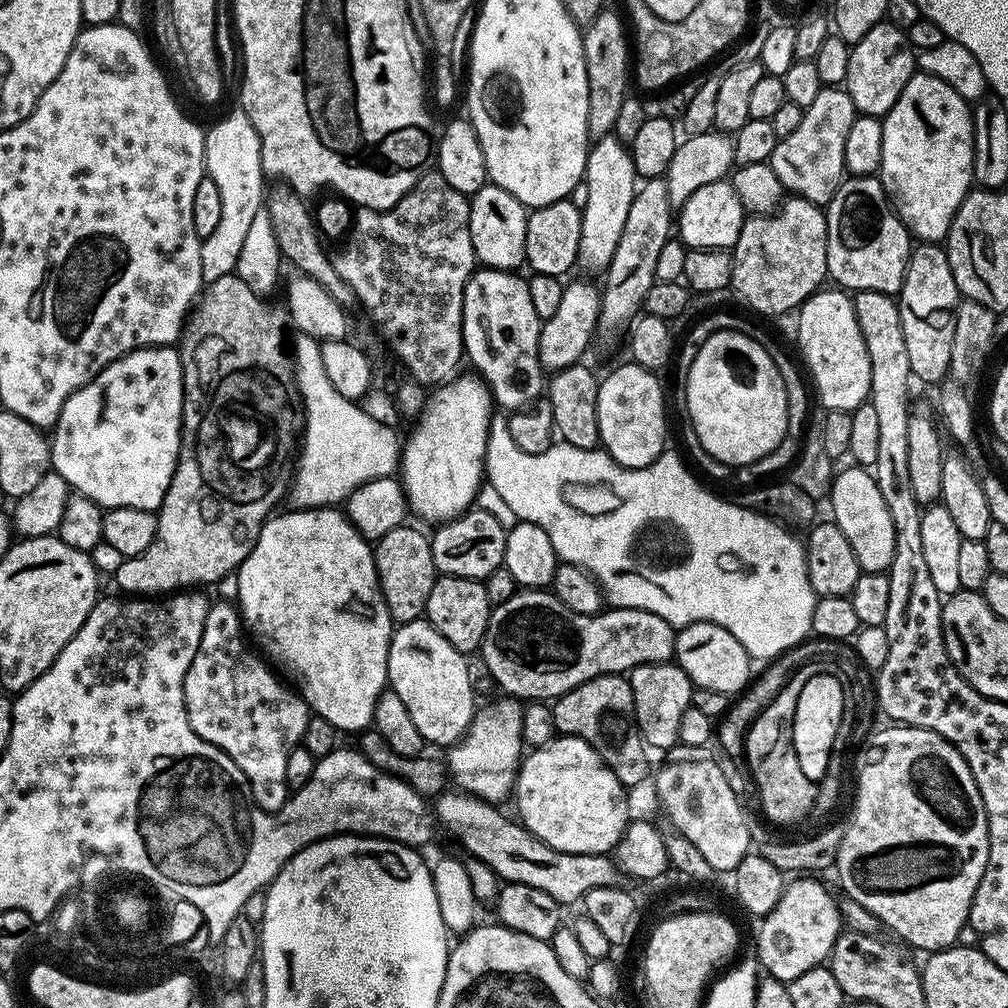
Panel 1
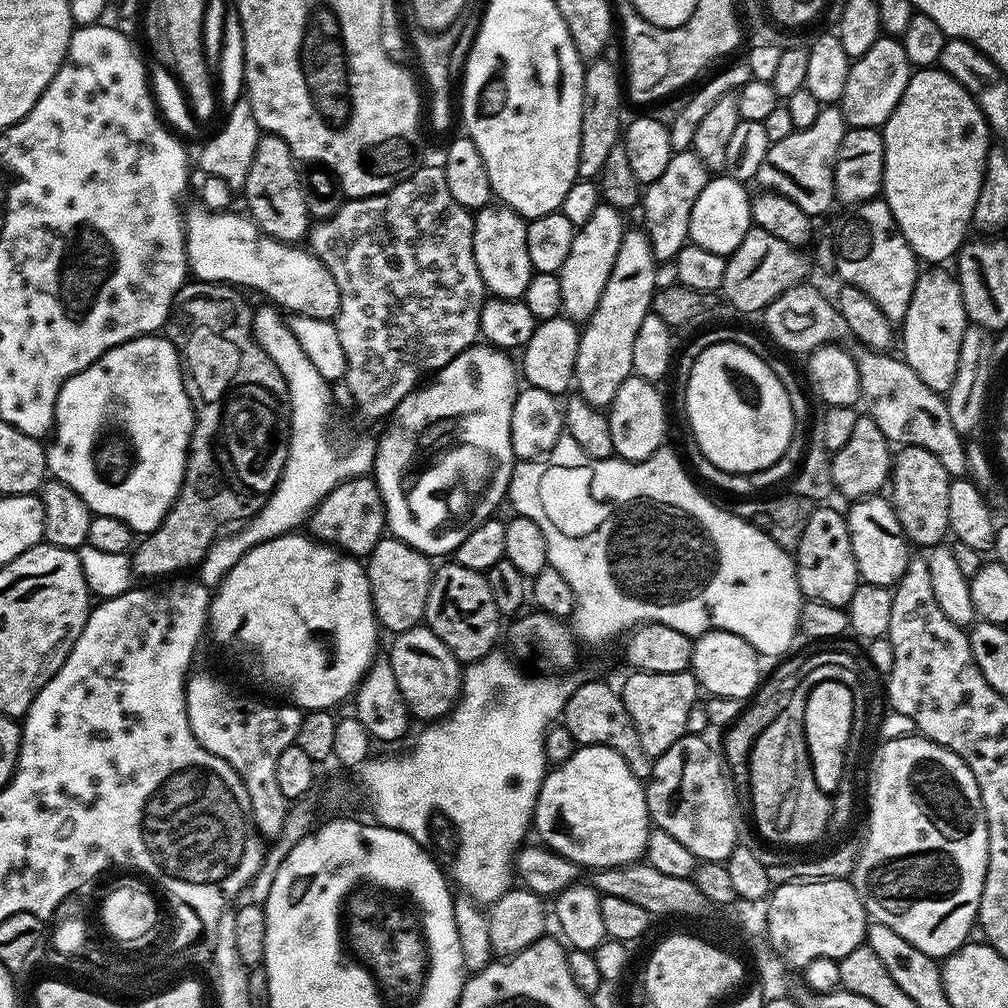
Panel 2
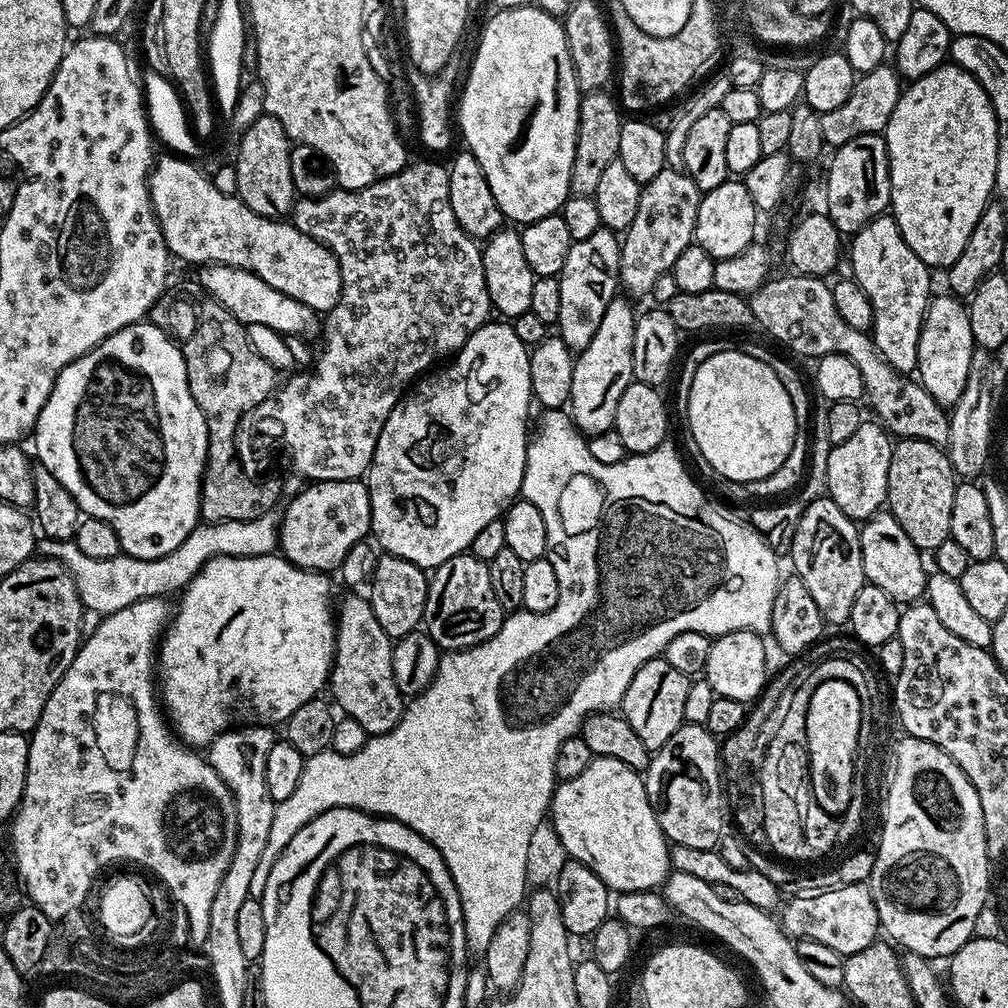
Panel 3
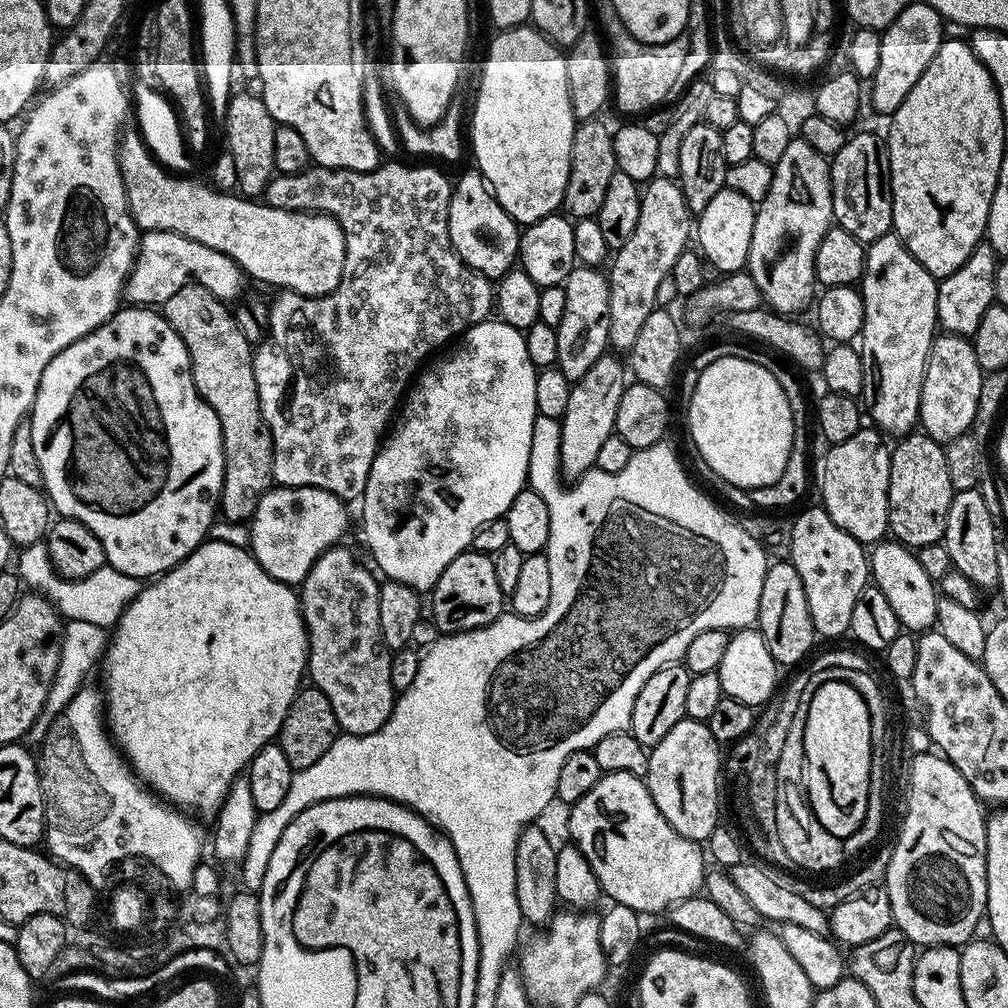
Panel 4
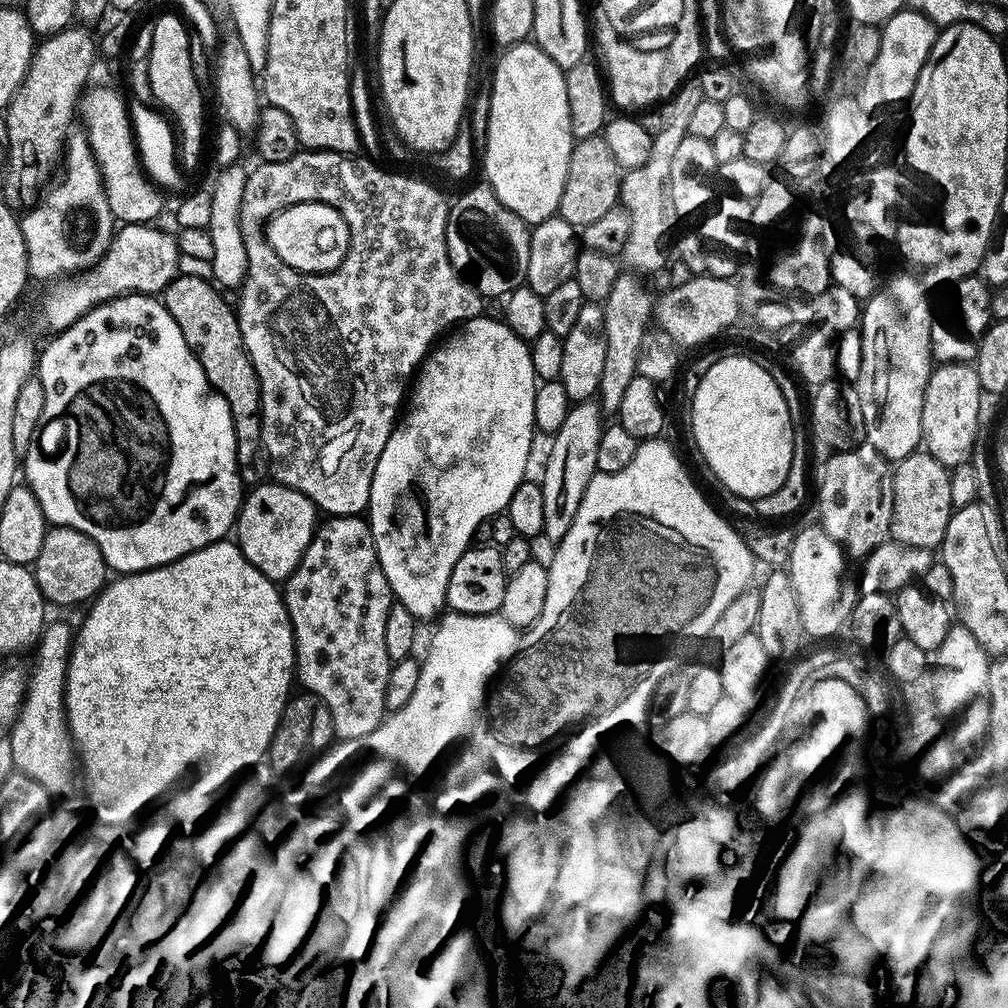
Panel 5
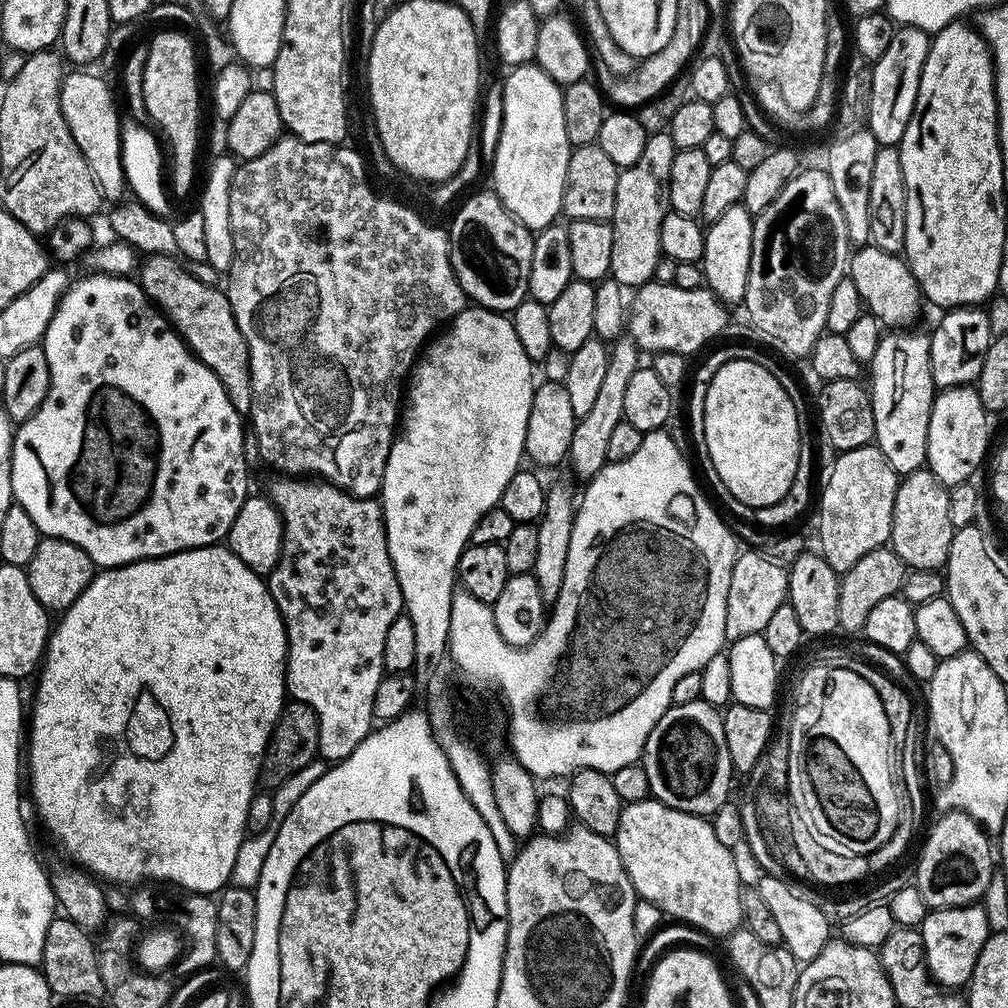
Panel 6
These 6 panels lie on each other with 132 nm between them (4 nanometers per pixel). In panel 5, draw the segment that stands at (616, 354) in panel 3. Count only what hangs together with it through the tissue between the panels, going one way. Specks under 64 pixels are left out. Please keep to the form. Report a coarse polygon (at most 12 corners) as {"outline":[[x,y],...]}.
{"outline":[[573,403],[538,477],[543,538],[552,564],[597,473],[602,409]]}

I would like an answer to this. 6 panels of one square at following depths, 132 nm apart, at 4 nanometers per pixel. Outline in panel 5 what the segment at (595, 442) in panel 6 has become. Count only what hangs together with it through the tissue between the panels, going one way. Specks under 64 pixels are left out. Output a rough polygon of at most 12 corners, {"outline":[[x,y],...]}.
{"outline":[[617,275],[602,302],[606,362],[598,403],[619,413],[637,375],[654,296]]}

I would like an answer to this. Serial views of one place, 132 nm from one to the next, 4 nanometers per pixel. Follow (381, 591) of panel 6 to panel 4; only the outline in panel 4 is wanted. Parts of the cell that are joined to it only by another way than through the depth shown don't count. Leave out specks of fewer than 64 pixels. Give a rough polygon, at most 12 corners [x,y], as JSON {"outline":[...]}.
{"outline":[[327,548],[298,588],[314,687],[365,736],[394,703],[381,581]]}

